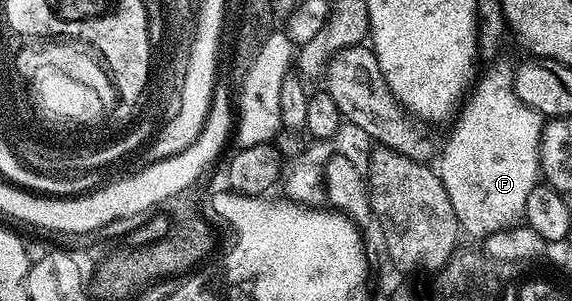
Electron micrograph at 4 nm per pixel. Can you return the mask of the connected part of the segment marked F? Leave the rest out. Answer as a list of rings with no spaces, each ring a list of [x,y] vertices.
[[[499,55],[495,57],[494,61],[484,73],[484,71],[479,75],[469,98],[465,101],[465,104],[461,107],[457,118],[455,119],[455,126],[448,138],[448,142],[445,144],[442,154],[438,156],[438,162],[440,158],[440,166],[438,165],[438,173],[440,179],[443,182],[443,187],[446,188],[447,195],[450,196],[450,202],[454,207],[454,212],[456,219],[459,221],[461,229],[468,235],[476,236],[479,240],[484,240],[486,237],[493,233],[506,228],[511,228],[517,225],[523,214],[526,211],[526,204],[528,200],[528,194],[532,191],[535,185],[537,185],[539,177],[539,147],[541,132],[543,130],[543,117],[537,113],[536,110],[530,108],[521,97],[518,96],[516,90],[516,72],[515,72],[515,61],[511,61],[508,57]]]

